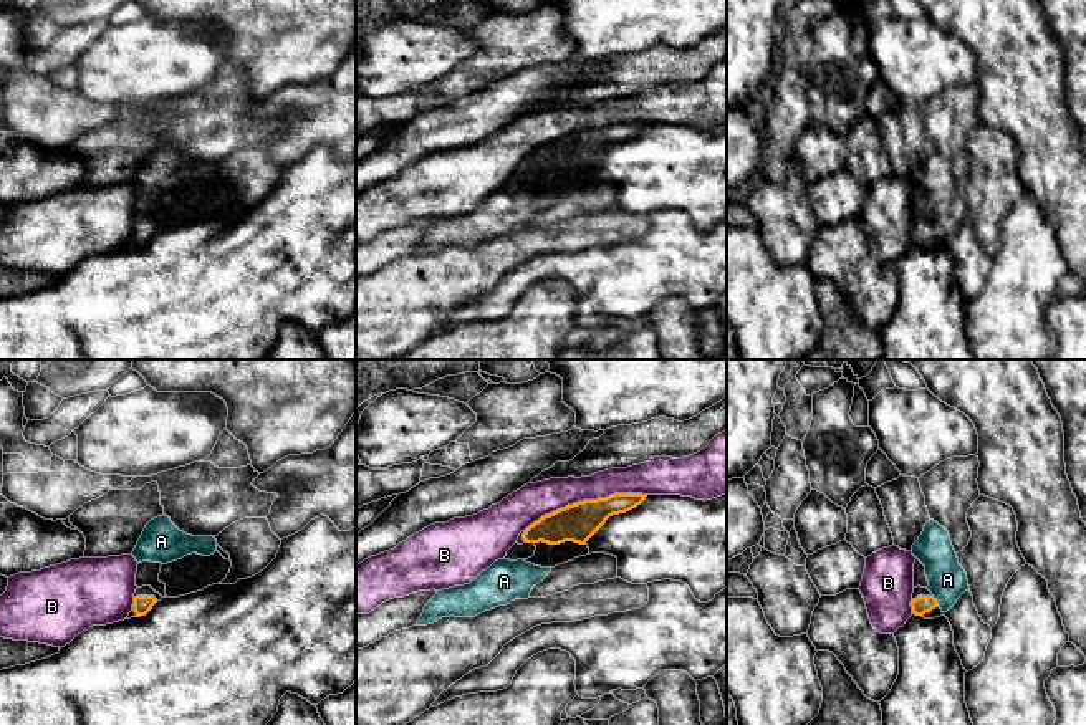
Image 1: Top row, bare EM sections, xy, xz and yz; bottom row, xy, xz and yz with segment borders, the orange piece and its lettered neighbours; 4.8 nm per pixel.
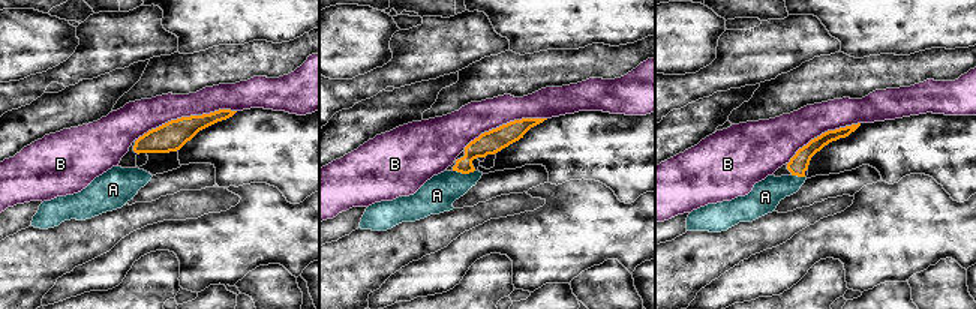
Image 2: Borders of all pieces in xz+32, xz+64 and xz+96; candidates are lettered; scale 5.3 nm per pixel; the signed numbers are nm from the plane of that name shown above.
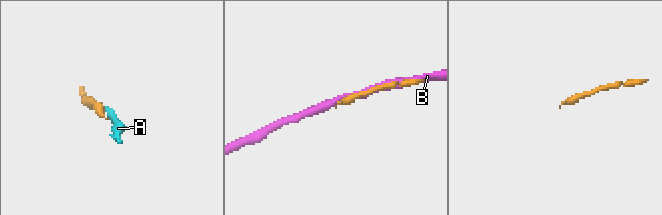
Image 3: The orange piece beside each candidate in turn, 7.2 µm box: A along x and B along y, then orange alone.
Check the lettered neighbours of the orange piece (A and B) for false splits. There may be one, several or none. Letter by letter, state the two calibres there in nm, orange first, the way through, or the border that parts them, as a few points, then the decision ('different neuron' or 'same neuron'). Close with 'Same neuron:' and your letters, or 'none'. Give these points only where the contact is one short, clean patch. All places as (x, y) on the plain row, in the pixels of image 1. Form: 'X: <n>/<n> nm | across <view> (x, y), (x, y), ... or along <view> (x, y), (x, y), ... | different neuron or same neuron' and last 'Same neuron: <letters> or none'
A: 90/190 nm | across yz (921, 234), (936, 230), (946, 220), (947, 209) | same neuron
B: 190/170 nm | different neuron
Same neuron: A

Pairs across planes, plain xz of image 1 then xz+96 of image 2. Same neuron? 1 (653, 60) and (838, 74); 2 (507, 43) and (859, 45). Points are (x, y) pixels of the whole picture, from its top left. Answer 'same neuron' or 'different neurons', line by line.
1: same neuron
2: different neurons

